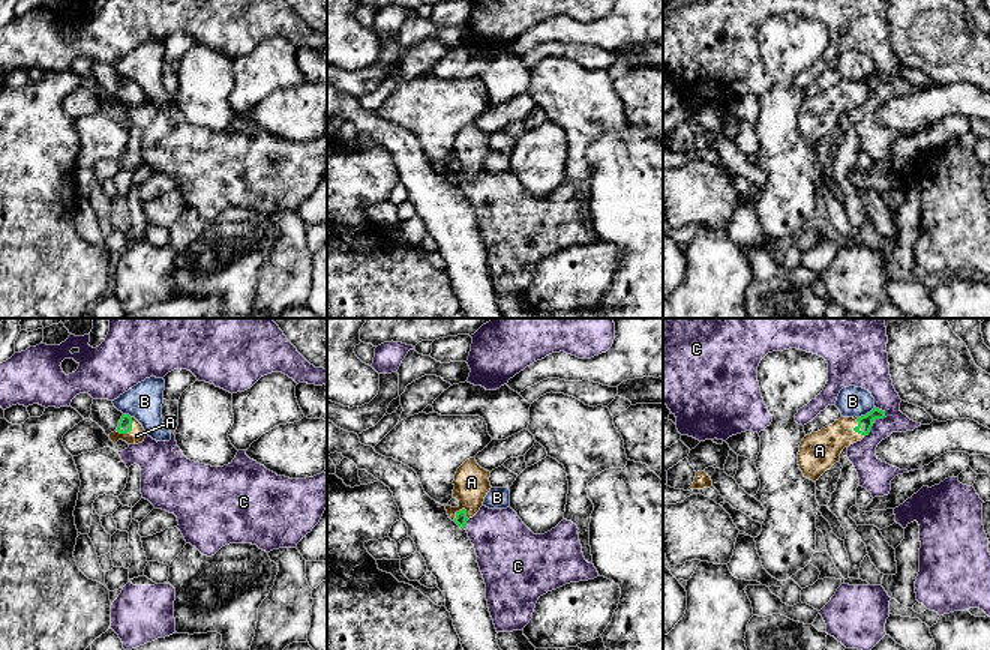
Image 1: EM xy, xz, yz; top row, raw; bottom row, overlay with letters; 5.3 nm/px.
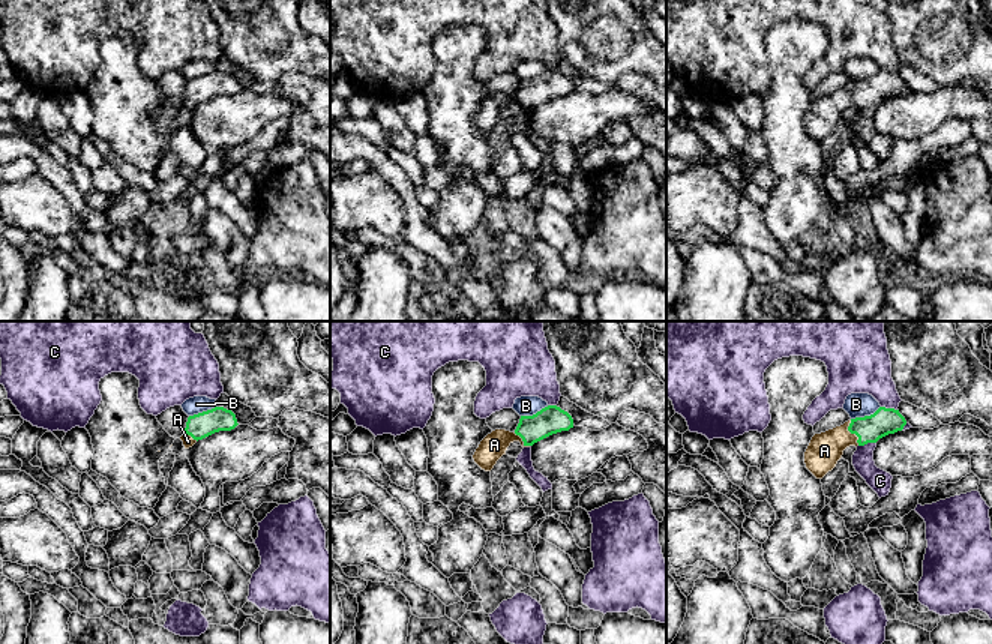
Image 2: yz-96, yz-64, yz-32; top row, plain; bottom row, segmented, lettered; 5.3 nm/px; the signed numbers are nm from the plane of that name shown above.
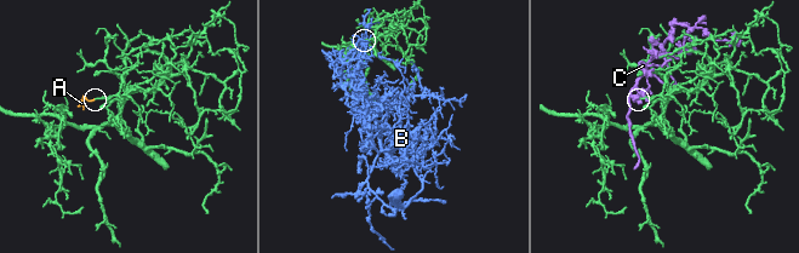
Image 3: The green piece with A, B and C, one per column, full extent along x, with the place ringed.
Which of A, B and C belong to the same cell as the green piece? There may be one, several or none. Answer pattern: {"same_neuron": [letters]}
{"same_neuron": ["A"]}

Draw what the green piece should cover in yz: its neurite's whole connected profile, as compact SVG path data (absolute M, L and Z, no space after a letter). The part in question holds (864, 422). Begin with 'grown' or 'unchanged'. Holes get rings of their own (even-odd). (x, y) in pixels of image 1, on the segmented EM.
grown | M873 408L861 417L840 417L818 432L807 434L798 452L798 465L804 477L816 482L826 470L840 461L844 447L868 435L873 422L884 419L885 411Z

